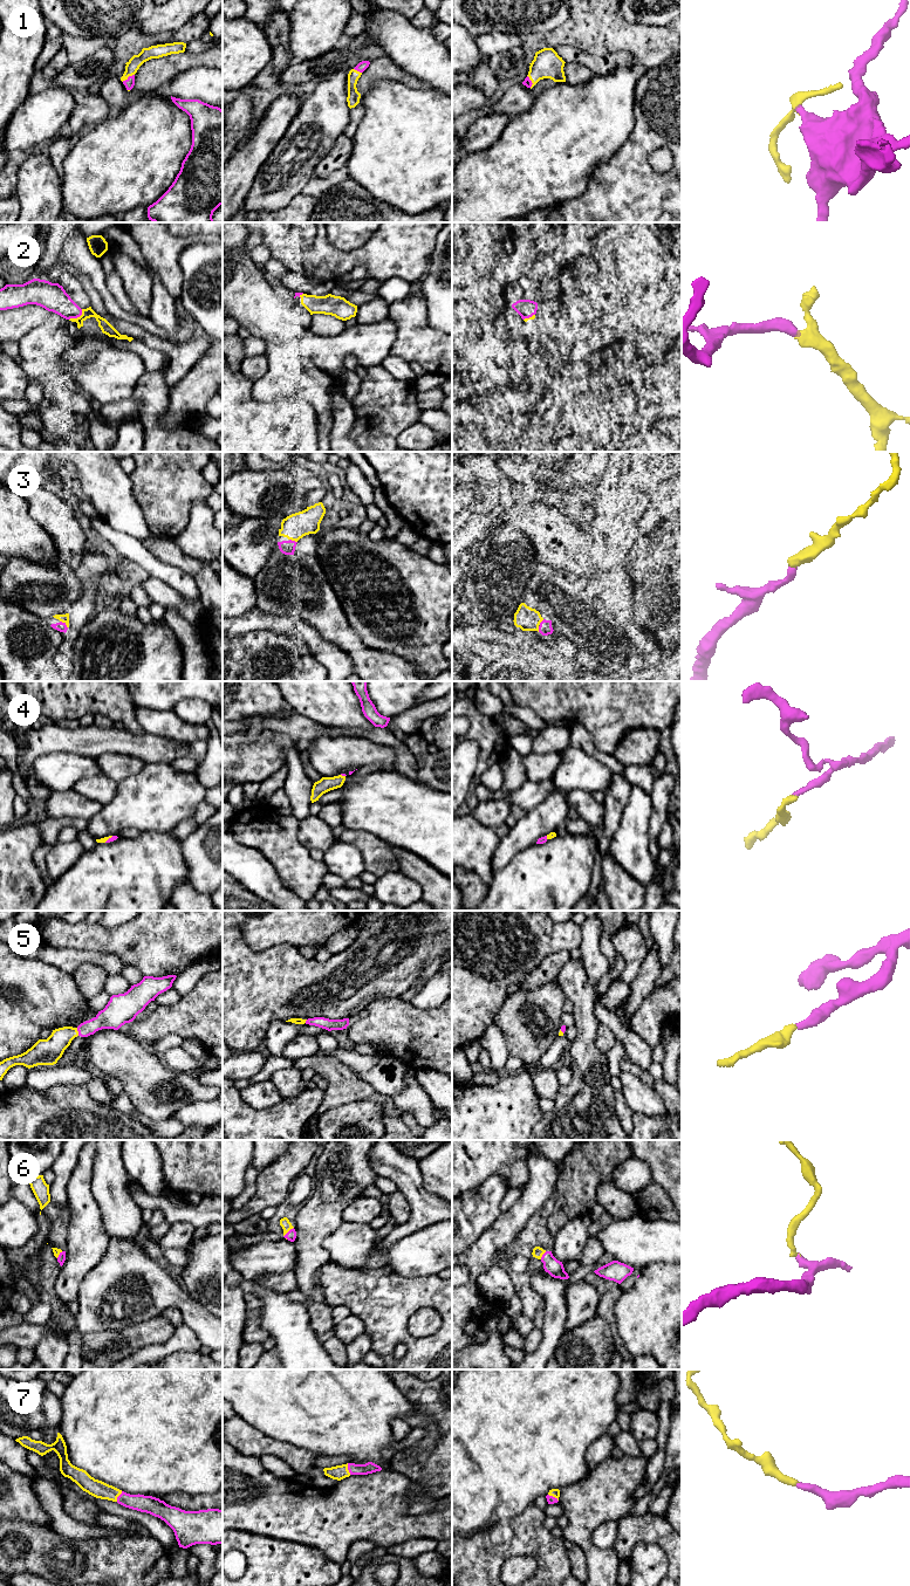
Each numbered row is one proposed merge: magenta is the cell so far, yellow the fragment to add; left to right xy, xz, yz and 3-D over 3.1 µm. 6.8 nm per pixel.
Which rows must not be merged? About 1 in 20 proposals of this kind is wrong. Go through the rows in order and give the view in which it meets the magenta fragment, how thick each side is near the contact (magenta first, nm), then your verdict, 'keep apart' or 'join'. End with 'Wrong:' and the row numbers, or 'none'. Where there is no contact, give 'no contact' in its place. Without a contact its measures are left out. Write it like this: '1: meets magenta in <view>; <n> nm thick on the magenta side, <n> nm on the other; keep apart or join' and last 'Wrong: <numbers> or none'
1: meets magenta in xy; 70 nm thick on the magenta side, 100 nm on the other; join
2: meets magenta in xy; 190 nm thick on the magenta side, 80 nm on the other; join
3: meets magenta in xy; 70 nm thick on the magenta side, 60 nm on the other; join
4: meets magenta in xy; 40 nm thick on the magenta side, 40 nm on the other; join
5: meets magenta in xy; 160 nm thick on the magenta side, 180 nm on the other; join
6: meets magenta in xz; 70 nm thick on the magenta side, 70 nm on the other; join
7: meets magenta in xz; 80 nm thick on the magenta side, 100 nm on the other; join
Wrong: none

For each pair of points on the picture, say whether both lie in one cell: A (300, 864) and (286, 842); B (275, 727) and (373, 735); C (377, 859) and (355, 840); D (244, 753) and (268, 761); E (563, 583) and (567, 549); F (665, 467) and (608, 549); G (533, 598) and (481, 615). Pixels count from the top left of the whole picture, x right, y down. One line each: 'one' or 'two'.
A: one
B: one
C: one
D: one
E: two
F: two
G: two

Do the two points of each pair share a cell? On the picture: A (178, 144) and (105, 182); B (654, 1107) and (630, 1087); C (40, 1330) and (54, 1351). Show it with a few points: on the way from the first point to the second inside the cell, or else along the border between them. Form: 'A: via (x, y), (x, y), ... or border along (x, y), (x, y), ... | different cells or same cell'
A: via (161, 144), (145, 144), (123, 164) | same cell
B: via (648, 1102), (636, 1093) | same cell
C: border along (46, 1324), (49, 1332), (33, 1348) | different cells

